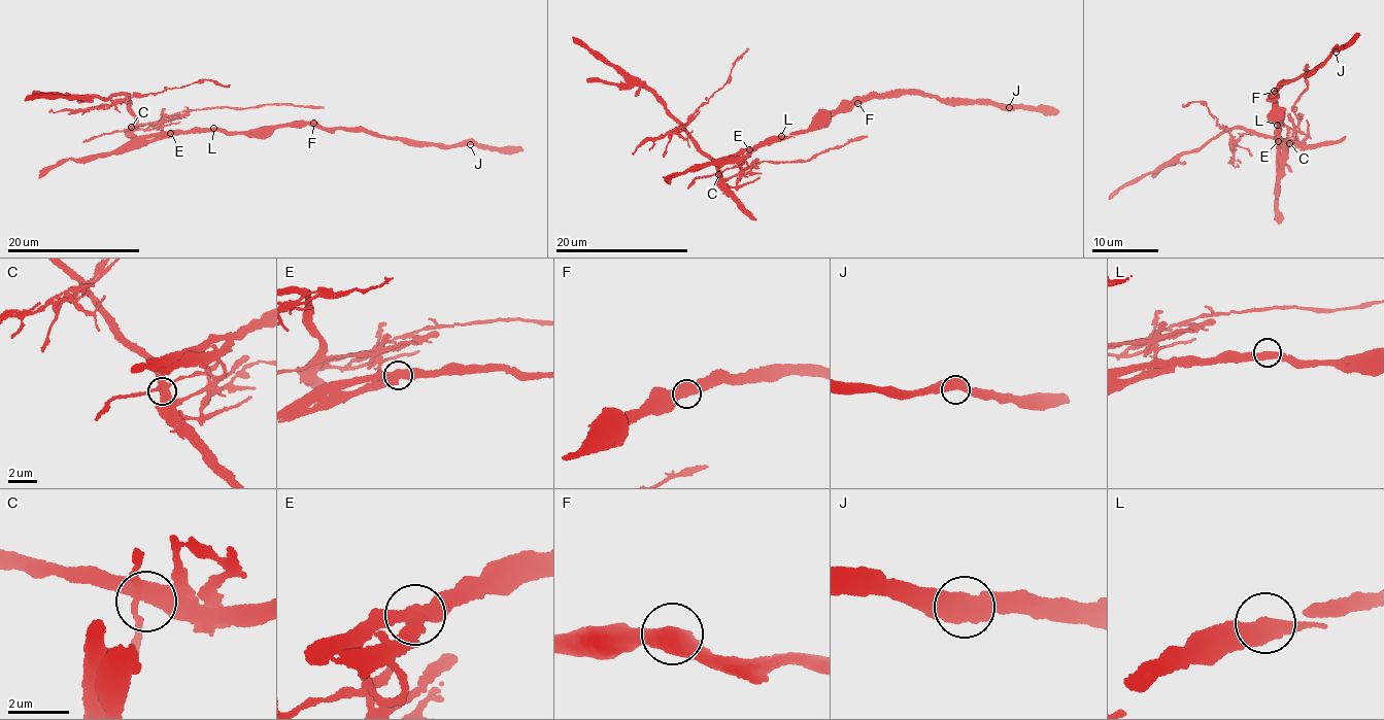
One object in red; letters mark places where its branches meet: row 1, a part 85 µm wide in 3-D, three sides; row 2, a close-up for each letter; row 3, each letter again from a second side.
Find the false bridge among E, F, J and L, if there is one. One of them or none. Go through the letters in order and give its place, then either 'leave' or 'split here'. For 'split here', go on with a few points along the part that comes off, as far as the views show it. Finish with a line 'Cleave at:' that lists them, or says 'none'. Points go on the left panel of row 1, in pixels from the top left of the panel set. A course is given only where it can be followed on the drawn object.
E: (170, 133) | split here | (170, 133), (159, 136), (163, 132), (157, 126), (138, 125), (123, 93), (106, 99), (48, 95), (24, 100)
F: (313, 123) | leave
J: (470, 144) | leave
L: (213, 128) | leave
Cleave at: E

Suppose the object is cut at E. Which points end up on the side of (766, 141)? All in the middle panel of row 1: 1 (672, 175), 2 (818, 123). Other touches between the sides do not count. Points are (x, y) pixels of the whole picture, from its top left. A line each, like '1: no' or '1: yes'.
1: yes
2: yes

